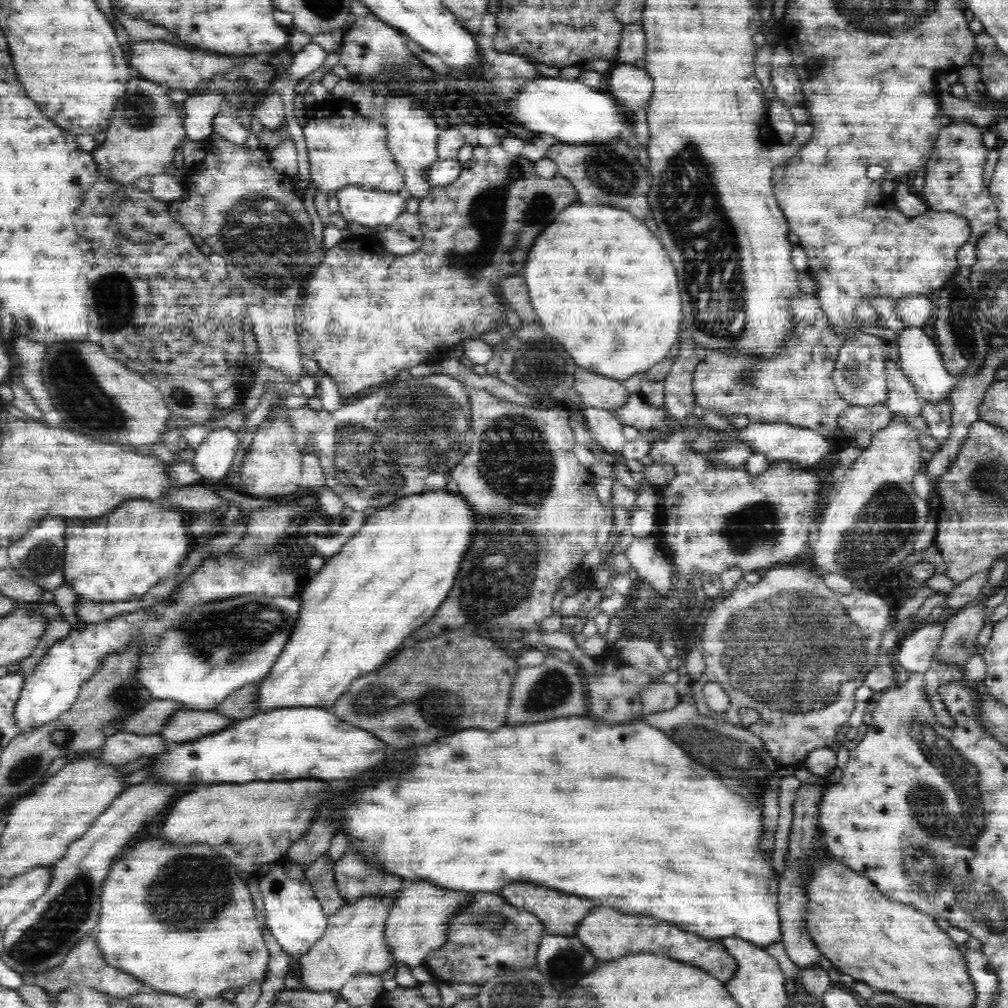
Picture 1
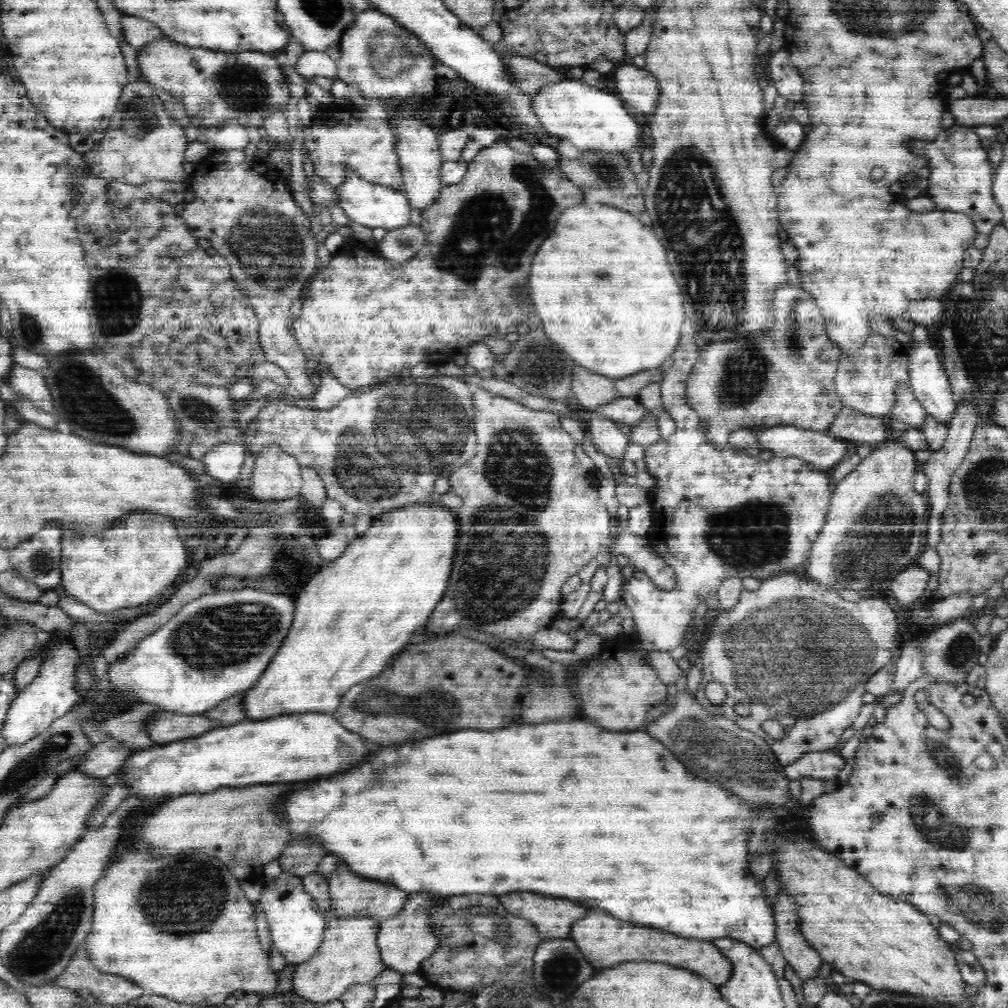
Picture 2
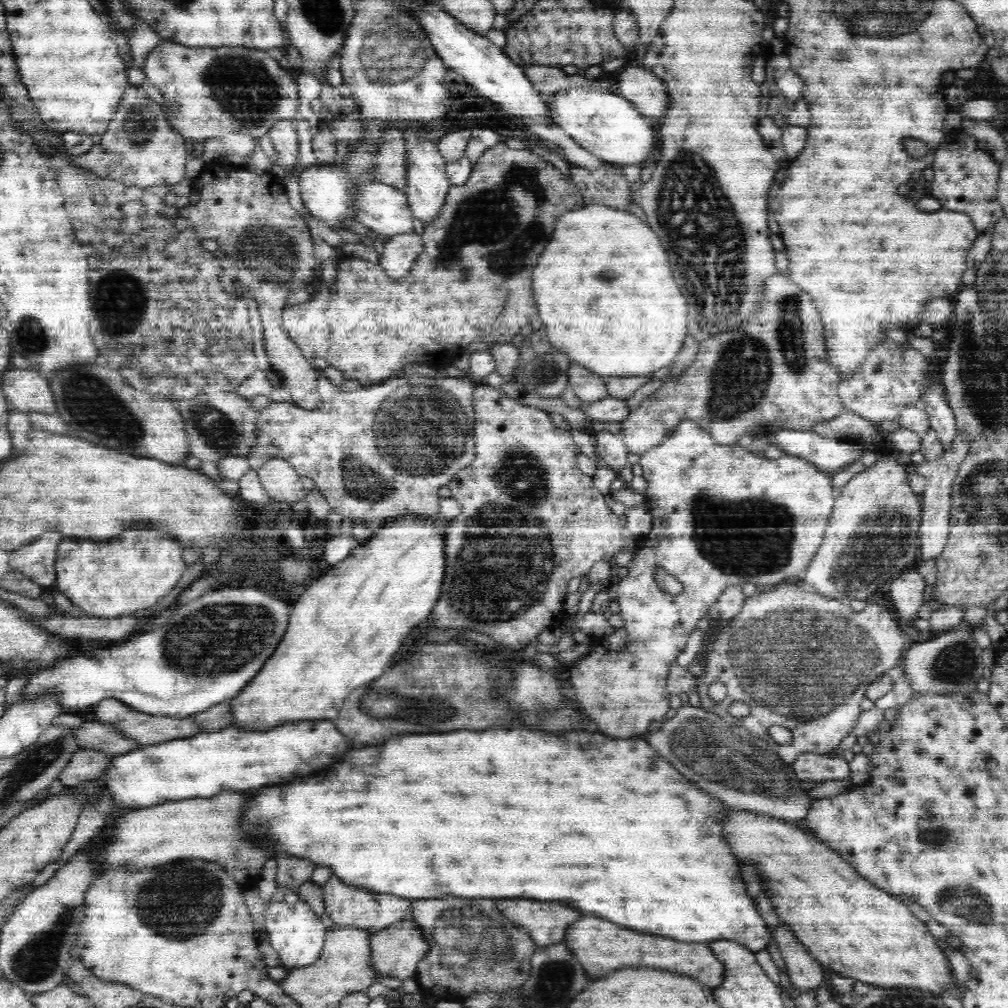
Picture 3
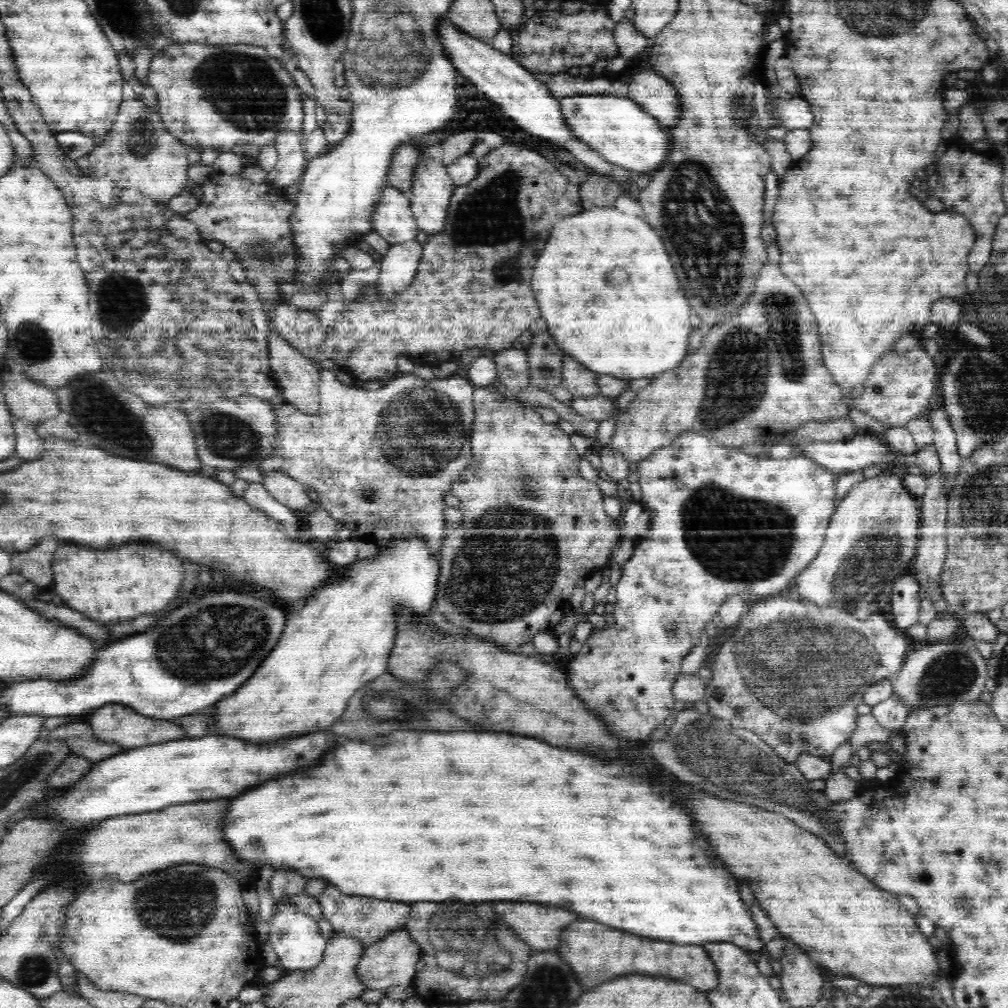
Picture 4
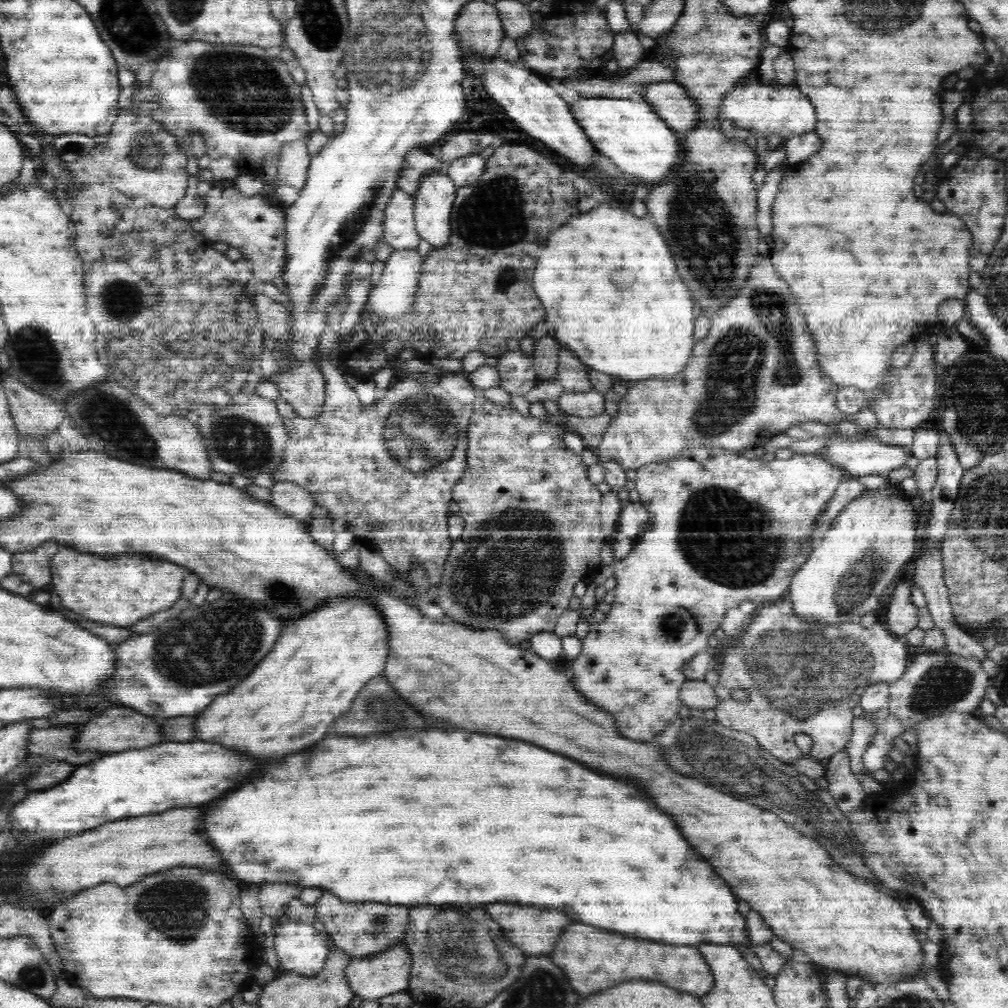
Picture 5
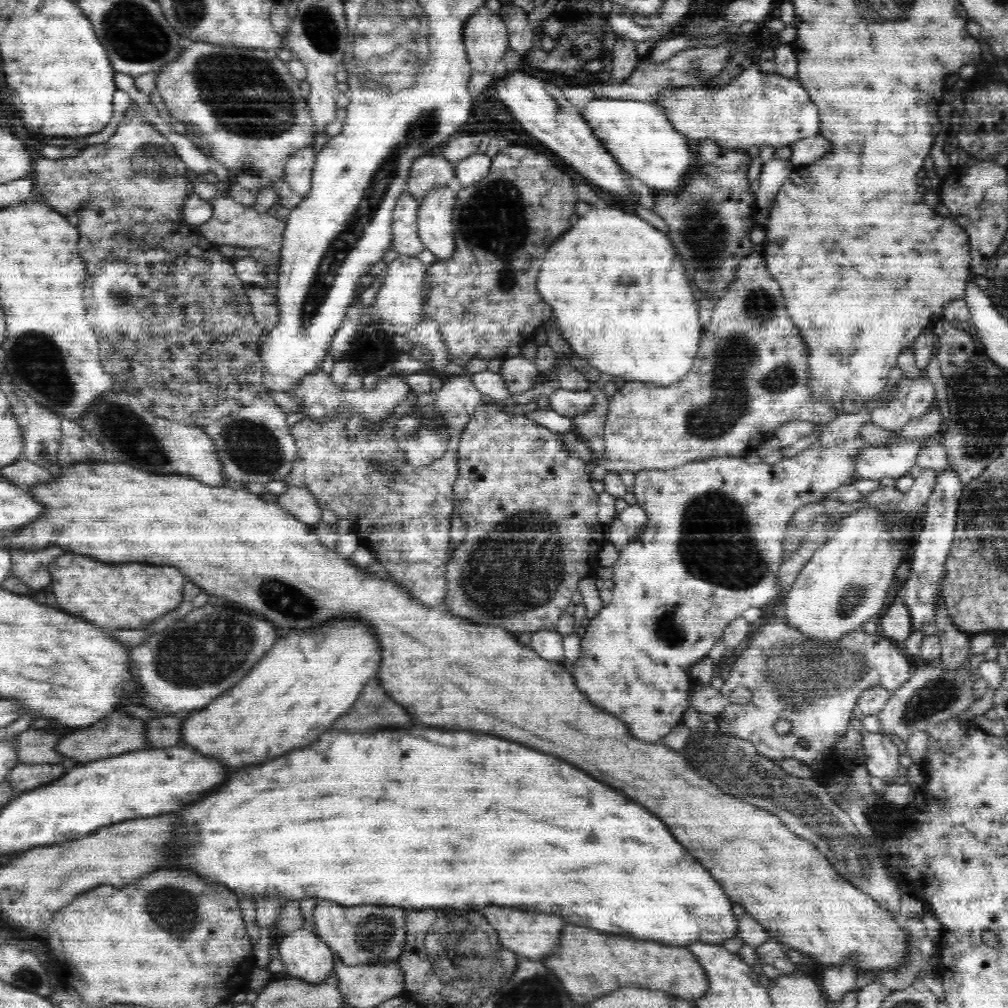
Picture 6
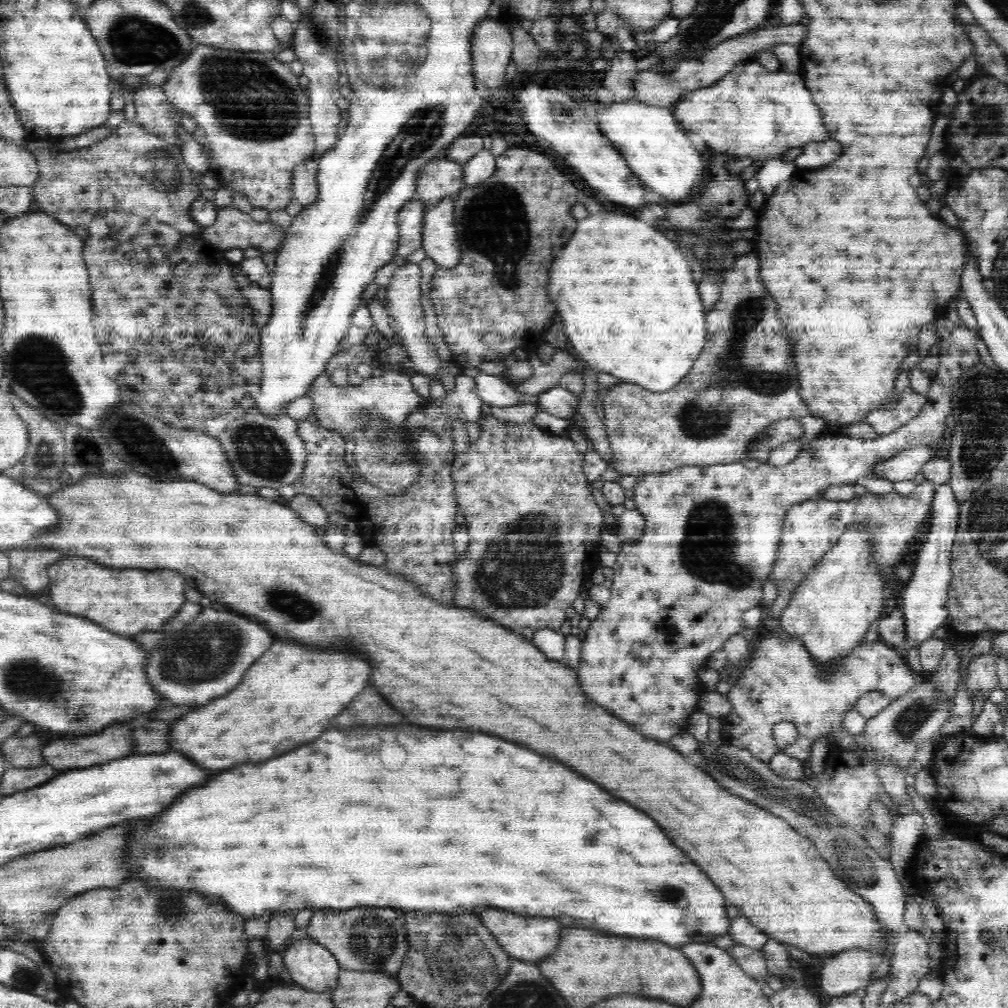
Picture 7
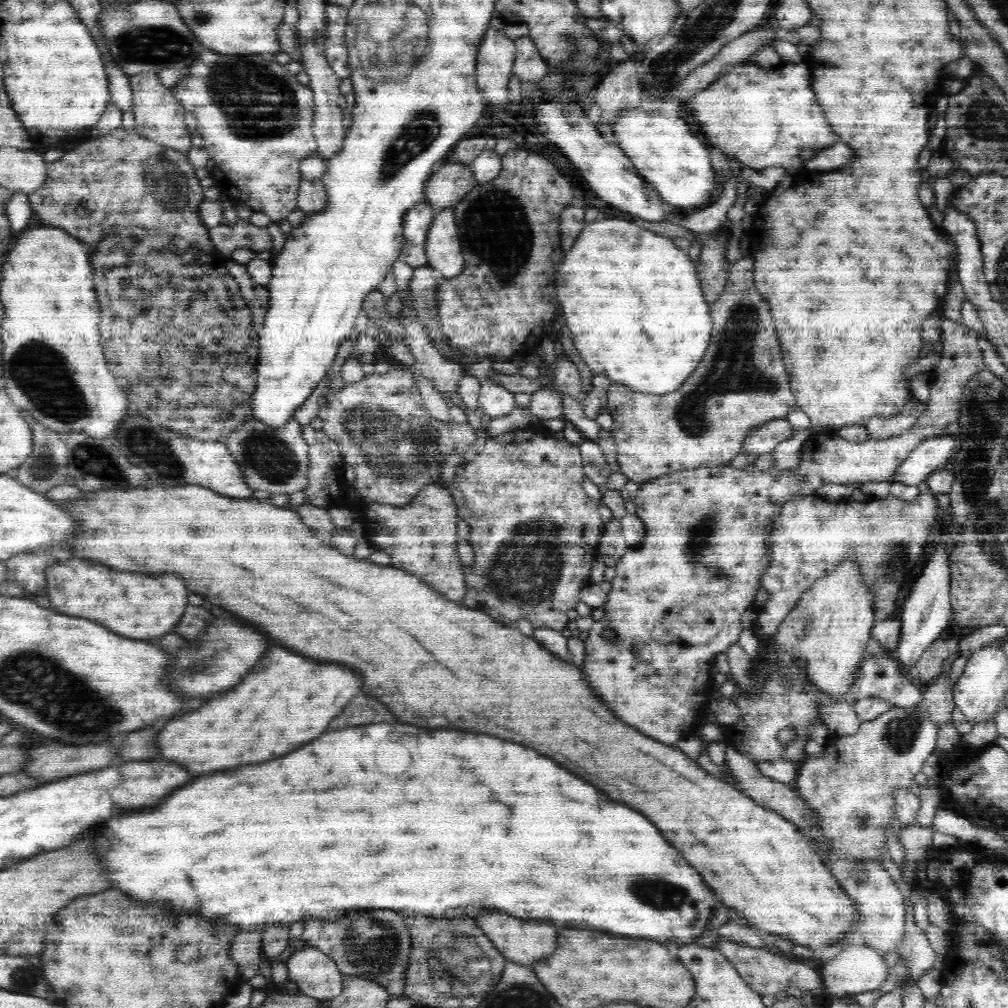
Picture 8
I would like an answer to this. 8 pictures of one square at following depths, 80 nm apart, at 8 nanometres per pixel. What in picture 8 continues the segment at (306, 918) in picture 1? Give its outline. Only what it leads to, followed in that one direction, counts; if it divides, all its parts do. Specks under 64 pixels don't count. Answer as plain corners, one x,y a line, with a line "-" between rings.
314,945
304,952
291,954
286,966
289,978
308,997
329,1000
342,990
344,978
335,960

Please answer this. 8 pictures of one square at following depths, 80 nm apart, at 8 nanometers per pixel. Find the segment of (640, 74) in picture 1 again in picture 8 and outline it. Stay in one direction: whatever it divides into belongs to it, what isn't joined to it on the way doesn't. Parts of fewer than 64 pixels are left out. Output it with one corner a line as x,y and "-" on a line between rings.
754,61
736,64
684,105
694,112
704,134
718,150
754,171
781,167
788,175
794,176
795,172
806,170
805,161
800,156
804,150
822,150
840,142
838,136
832,136
832,128
828,128
828,122
824,120
824,112
820,112
820,106
816,104
812,84
808,84
808,68
804,68
804,64
790,64
780,72
766,72
760,66
754,66

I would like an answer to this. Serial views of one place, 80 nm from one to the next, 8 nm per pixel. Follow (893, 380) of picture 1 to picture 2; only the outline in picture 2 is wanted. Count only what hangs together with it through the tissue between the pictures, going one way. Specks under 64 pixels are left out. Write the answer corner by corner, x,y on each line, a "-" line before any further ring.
898,383
896,387
895,399
888,419
905,422
912,429
921,429
926,422
927,412
922,403
916,398
913,389
907,383

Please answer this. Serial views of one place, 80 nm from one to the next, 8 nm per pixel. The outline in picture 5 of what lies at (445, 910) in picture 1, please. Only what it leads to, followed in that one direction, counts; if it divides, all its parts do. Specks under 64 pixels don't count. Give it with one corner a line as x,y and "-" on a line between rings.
400,940
396,944
389,945
384,952
351,960
344,974
348,985
355,990
356,998
360,998
364,1002
368,1002
368,1000
378,1002
384,996
407,991
411,979
411,953
407,950
407,945
403,943
403,940

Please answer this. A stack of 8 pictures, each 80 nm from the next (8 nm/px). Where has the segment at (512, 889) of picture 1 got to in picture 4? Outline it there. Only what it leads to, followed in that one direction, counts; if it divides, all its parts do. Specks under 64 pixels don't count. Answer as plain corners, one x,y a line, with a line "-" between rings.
494,902
495,911
506,921
516,935
522,938
534,951
548,951
558,946
558,938
570,922
578,916
552,908
548,904
530,902

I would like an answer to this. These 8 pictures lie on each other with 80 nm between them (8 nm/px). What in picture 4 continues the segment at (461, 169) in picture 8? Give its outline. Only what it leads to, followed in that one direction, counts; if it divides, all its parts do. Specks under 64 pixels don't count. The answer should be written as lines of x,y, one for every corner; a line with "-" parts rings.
400,144
390,158
390,166
385,172
388,185
409,192
412,186
413,168
416,168
418,153
412,145

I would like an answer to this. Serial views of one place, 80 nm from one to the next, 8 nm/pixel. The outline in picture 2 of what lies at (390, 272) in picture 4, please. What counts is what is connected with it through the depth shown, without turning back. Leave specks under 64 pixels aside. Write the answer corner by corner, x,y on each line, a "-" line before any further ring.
410,222
406,226
388,231
377,244
386,260
406,261
410,260
425,243
425,234
421,227

